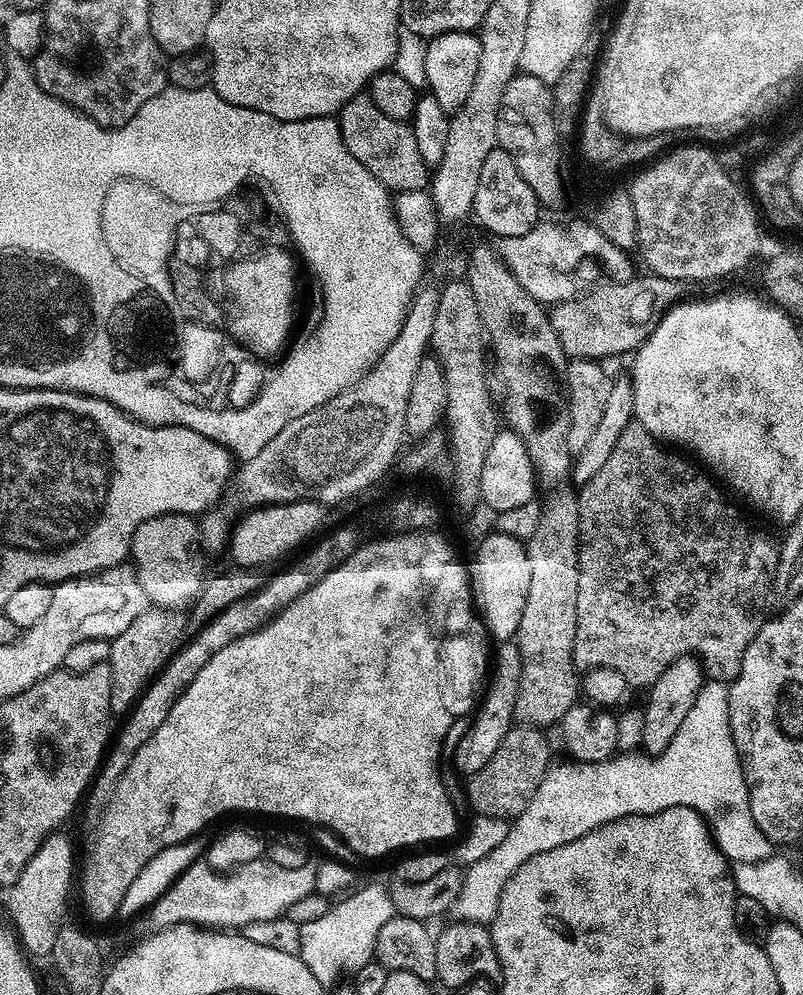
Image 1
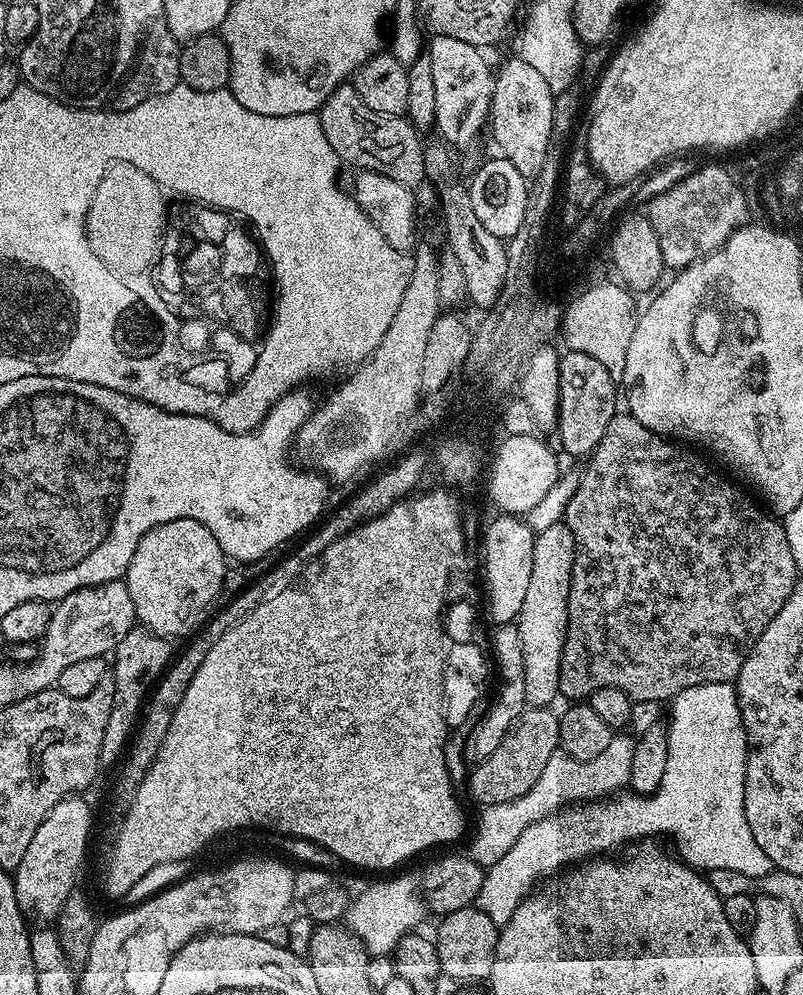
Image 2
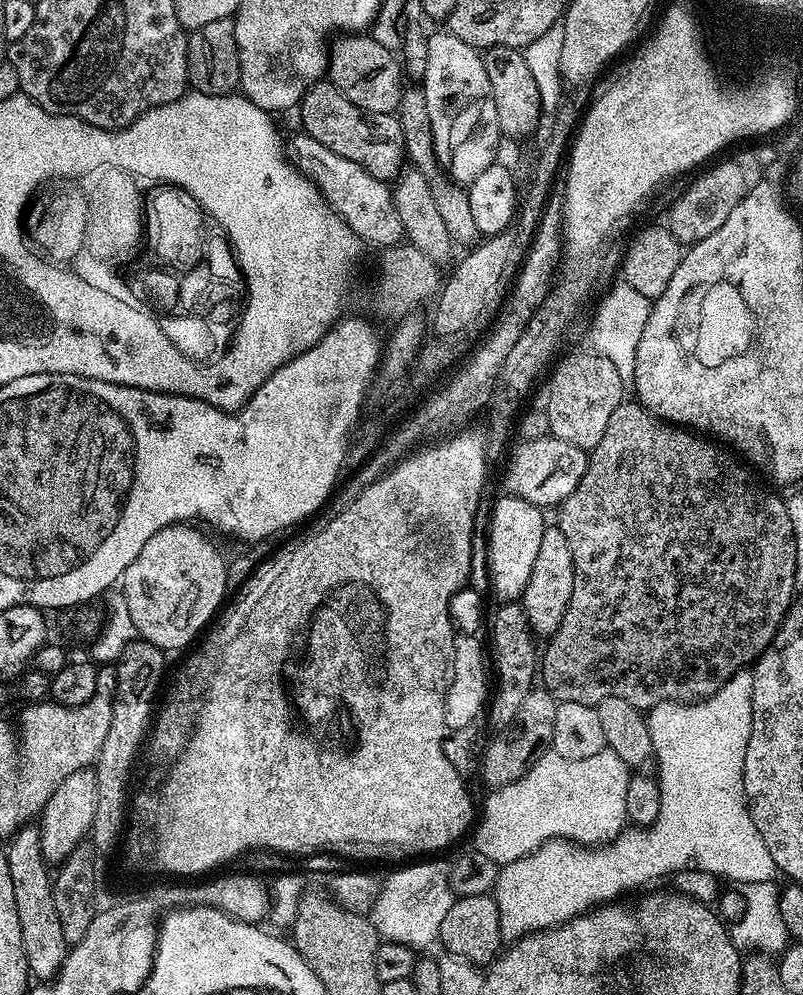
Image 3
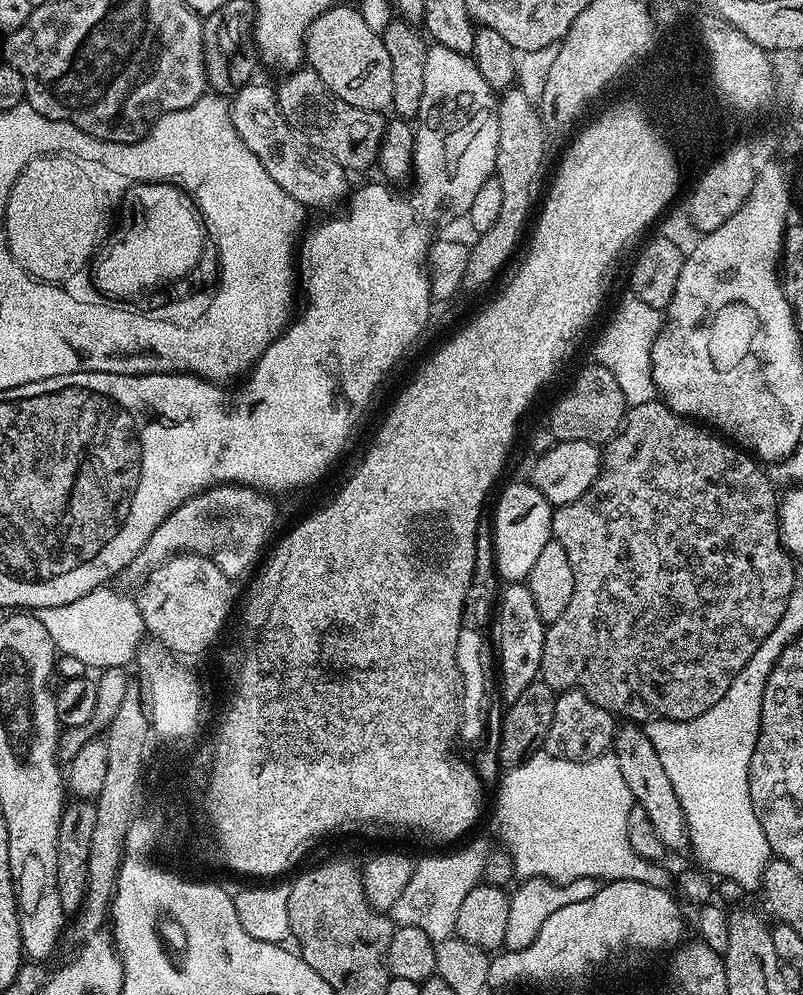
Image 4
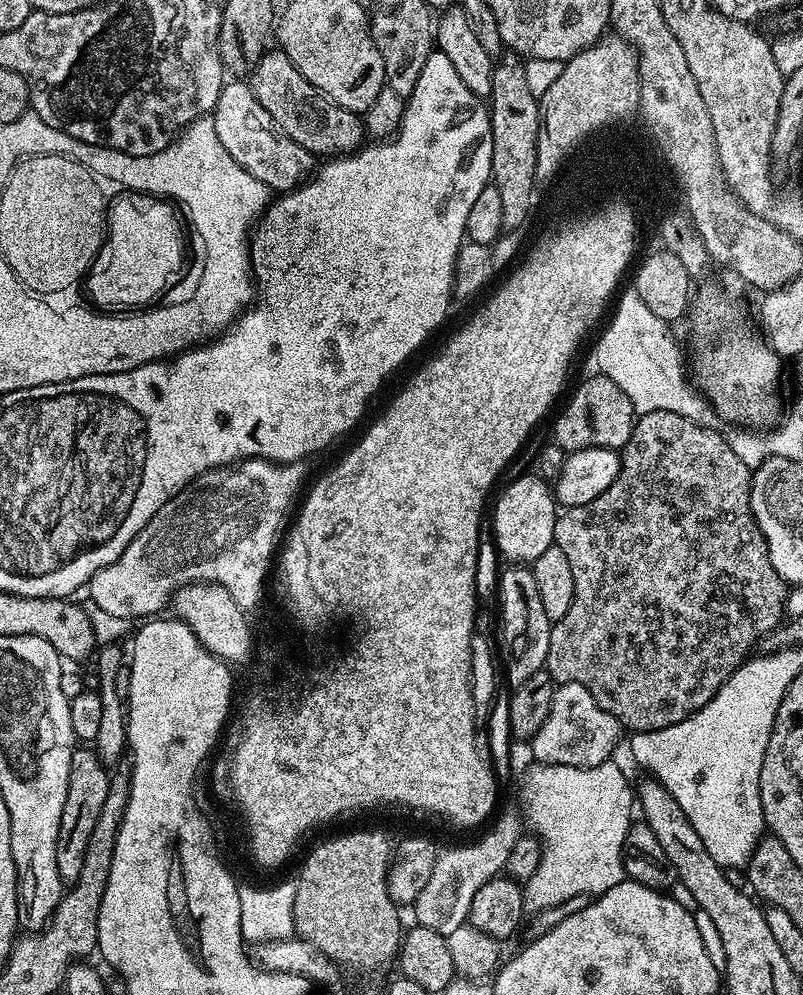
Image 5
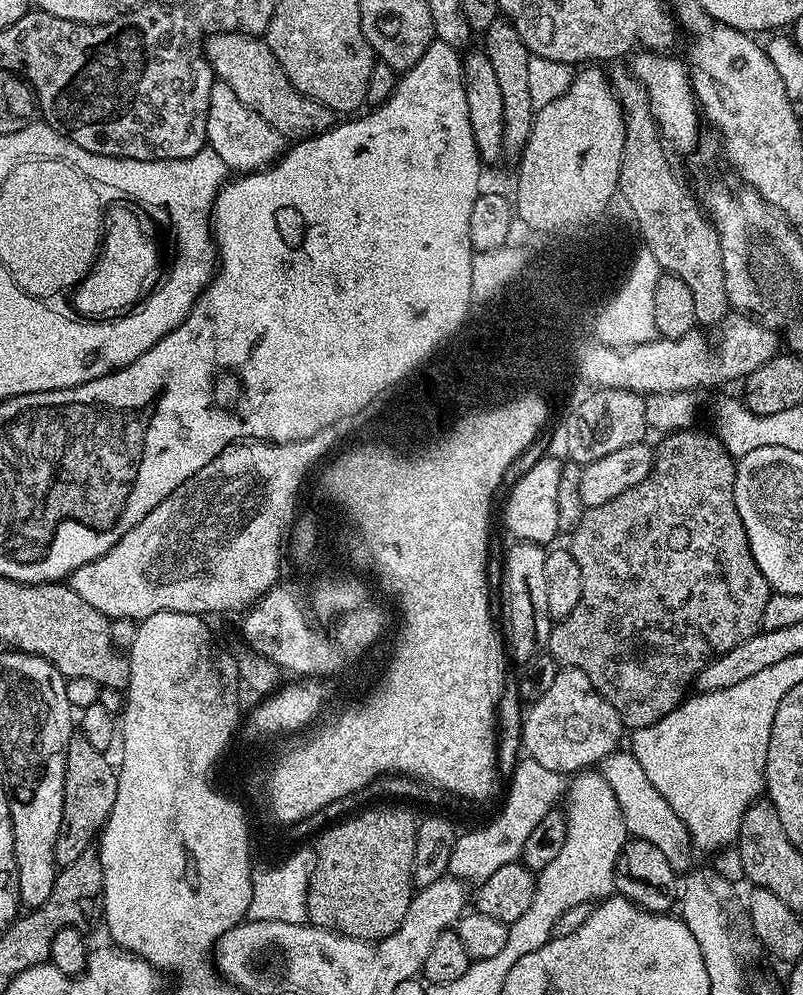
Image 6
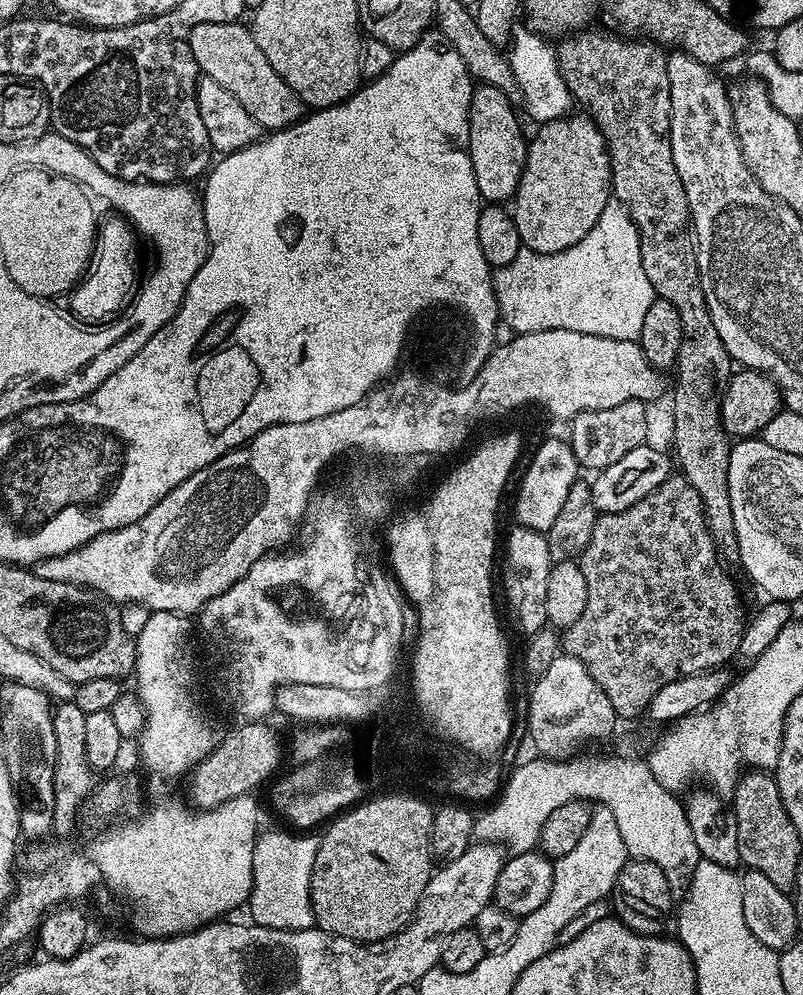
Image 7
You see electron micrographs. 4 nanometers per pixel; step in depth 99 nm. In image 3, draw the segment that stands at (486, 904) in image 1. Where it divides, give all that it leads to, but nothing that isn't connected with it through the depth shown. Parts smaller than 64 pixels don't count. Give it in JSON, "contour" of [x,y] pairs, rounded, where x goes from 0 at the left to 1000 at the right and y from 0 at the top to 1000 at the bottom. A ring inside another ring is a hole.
{"contour":[[[928,673],[925,675],[920,675],[919,677],[914,677],[903,685],[889,696],[888,699],[882,701],[880,704],[869,704],[866,706],[843,706],[839,704],[831,704],[829,706],[824,706],[821,708],[819,712],[822,716],[832,716],[832,748],[837,751],[837,761],[832,764],[832,777],[828,778],[827,781],[821,781],[819,787],[822,790],[822,805],[824,806],[824,814],[819,818],[819,822],[809,829],[808,832],[800,832],[796,834],[778,834],[772,837],[771,840],[767,841],[766,844],[751,849],[751,850],[729,850],[726,848],[715,848],[705,844],[681,844],[680,847],[667,853],[667,855],[663,856],[658,860],[651,860],[650,862],[645,862],[645,866],[635,866],[634,868],[626,869],[623,872],[623,880],[618,883],[618,891],[615,893],[615,899],[618,902],[618,910],[620,911],[620,915],[623,916],[623,943],[624,946],[628,947],[641,947],[644,945],[650,944],[651,941],[659,941],[663,937],[676,937],[679,933],[691,933],[694,929],[702,929],[706,925],[714,925],[716,921],[721,921],[743,911],[751,910],[753,907],[766,906],[768,903],[776,902],[772,901],[776,896],[782,896],[786,892],[797,892],[801,888],[807,888],[811,884],[817,884],[821,880],[832,880],[836,881],[838,878],[844,876],[853,876],[854,874],[879,874],[884,878],[889,878],[893,882],[900,882],[903,885],[907,884],[917,884],[915,887],[918,889],[923,888],[933,888],[934,886],[954,886],[955,884],[963,883],[968,879],[969,873],[966,867],[964,866],[964,862],[959,862],[959,854],[954,854],[954,846],[949,846],[949,838],[944,838],[944,830],[939,830],[939,822],[934,818],[934,814],[932,813],[933,807],[927,798],[927,767],[929,766],[929,754],[932,753],[932,747],[934,746],[934,738],[936,737],[936,698],[939,697],[939,681],[936,680],[935,674]]]}

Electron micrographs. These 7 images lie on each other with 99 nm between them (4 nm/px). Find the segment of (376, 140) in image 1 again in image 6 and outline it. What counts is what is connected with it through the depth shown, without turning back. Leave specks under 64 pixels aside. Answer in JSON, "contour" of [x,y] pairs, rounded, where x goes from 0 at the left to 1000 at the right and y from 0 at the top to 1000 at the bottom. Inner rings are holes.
{"contour":[[[298,30],[293,32],[273,32],[255,40],[254,55],[259,57],[264,71],[271,77],[271,80],[276,83],[284,83],[286,89],[290,90],[300,103],[309,107],[311,111],[316,111],[321,116],[325,116],[341,131],[349,133],[360,142],[385,141],[389,137],[401,135],[413,128],[416,115],[412,111],[401,103],[376,94],[364,85],[361,78],[356,78],[346,58],[341,58],[336,46],[328,38],[305,36]]]}

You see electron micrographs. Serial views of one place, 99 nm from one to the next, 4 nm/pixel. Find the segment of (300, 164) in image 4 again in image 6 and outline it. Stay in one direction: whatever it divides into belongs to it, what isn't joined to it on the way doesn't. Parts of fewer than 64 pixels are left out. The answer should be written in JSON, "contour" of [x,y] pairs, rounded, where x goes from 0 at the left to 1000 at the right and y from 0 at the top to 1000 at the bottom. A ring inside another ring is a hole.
{"contour":[[[273,80],[265,83],[263,88],[262,111],[258,115],[258,146],[264,149],[280,165],[283,170],[291,173],[308,175],[337,168],[350,159],[356,151],[356,139],[325,116],[311,111],[284,83]]]}

